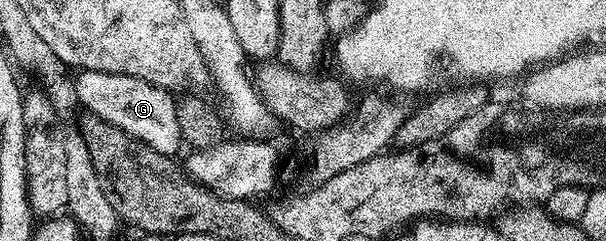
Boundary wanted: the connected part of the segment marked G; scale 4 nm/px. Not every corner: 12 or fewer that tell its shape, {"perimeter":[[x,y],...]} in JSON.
{"perimeter":[[81,70],[82,109],[176,157],[174,93],[134,76]]}

